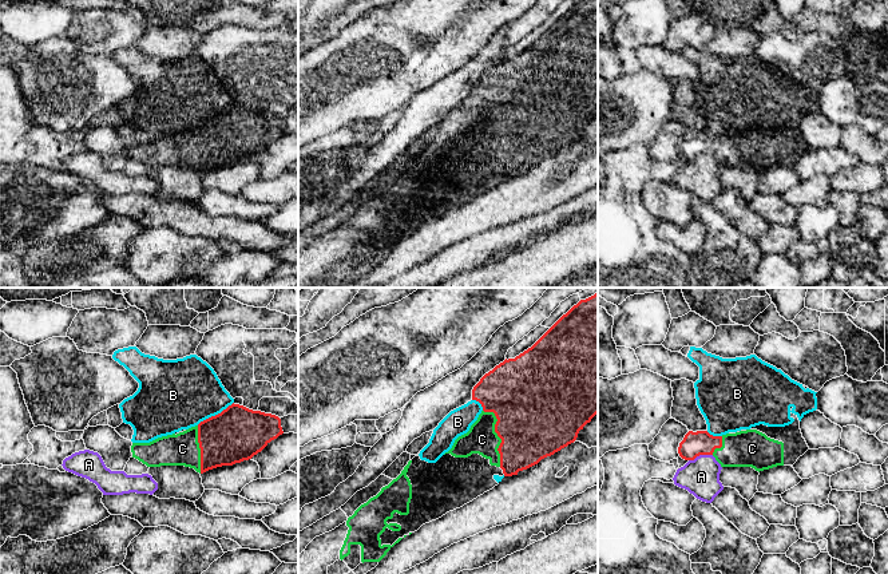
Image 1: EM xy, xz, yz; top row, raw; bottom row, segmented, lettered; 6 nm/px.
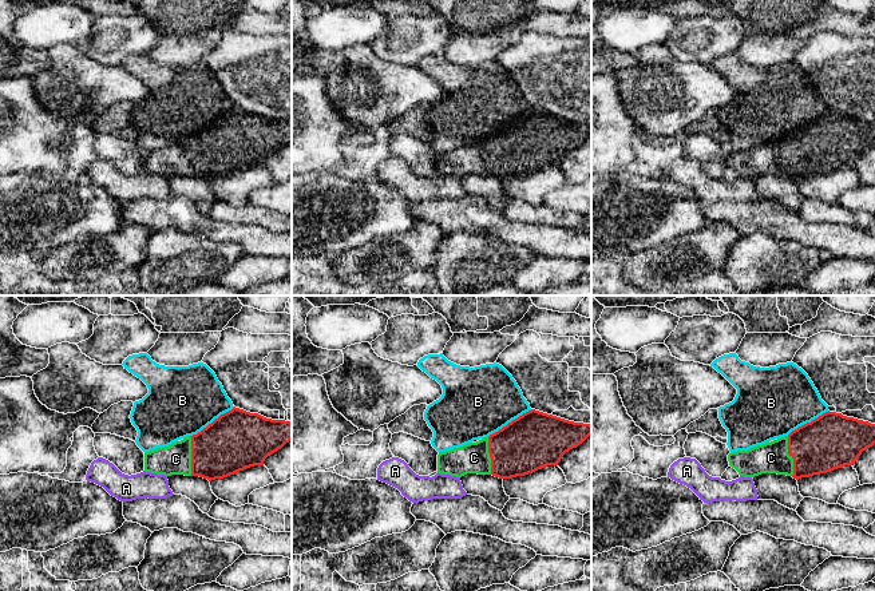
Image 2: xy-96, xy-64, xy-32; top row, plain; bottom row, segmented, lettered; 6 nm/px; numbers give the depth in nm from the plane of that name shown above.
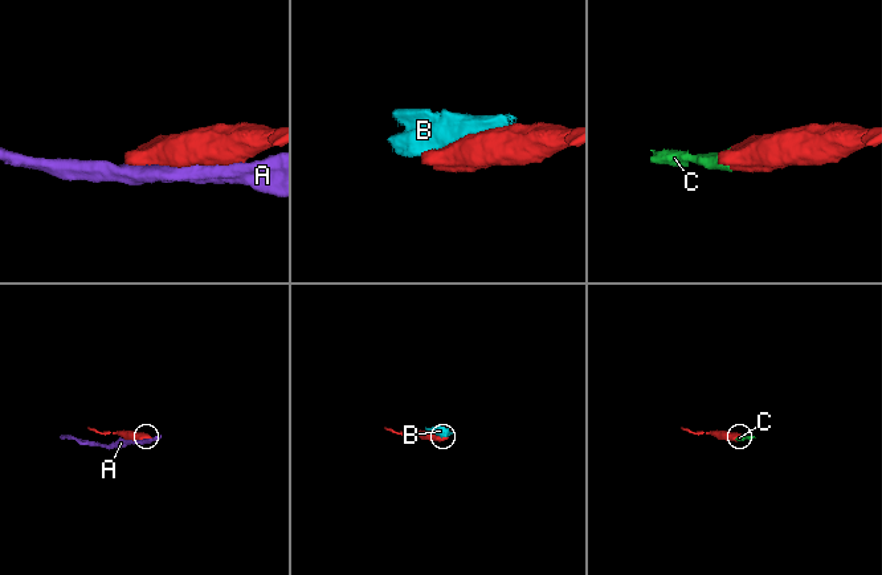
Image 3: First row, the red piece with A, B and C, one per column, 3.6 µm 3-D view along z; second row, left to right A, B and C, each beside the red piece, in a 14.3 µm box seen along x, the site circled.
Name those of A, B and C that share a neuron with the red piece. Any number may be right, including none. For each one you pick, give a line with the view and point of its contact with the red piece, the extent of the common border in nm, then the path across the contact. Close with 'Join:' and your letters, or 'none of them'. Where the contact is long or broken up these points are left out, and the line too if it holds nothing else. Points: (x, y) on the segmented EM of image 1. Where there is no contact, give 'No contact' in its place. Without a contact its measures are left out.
C: Touches red at xz (498, 435). Shared border 360 nm
Join: C

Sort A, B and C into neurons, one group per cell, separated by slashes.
A / B / C

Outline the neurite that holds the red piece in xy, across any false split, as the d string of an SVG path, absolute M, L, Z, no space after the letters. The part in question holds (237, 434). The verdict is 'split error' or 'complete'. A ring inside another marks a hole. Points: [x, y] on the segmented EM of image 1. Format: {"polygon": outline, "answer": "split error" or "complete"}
{"polygon": "M233 403L221 413L183 432L162 436L150 443L132 443L131 452L132 458L147 467L185 466L203 474L217 467L233 466L251 459L282 434L278 416Z", "answer": "split error"}

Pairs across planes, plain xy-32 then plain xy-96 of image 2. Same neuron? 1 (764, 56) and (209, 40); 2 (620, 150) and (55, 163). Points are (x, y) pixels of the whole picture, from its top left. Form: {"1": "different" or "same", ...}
{"1": "same", "2": "same"}

